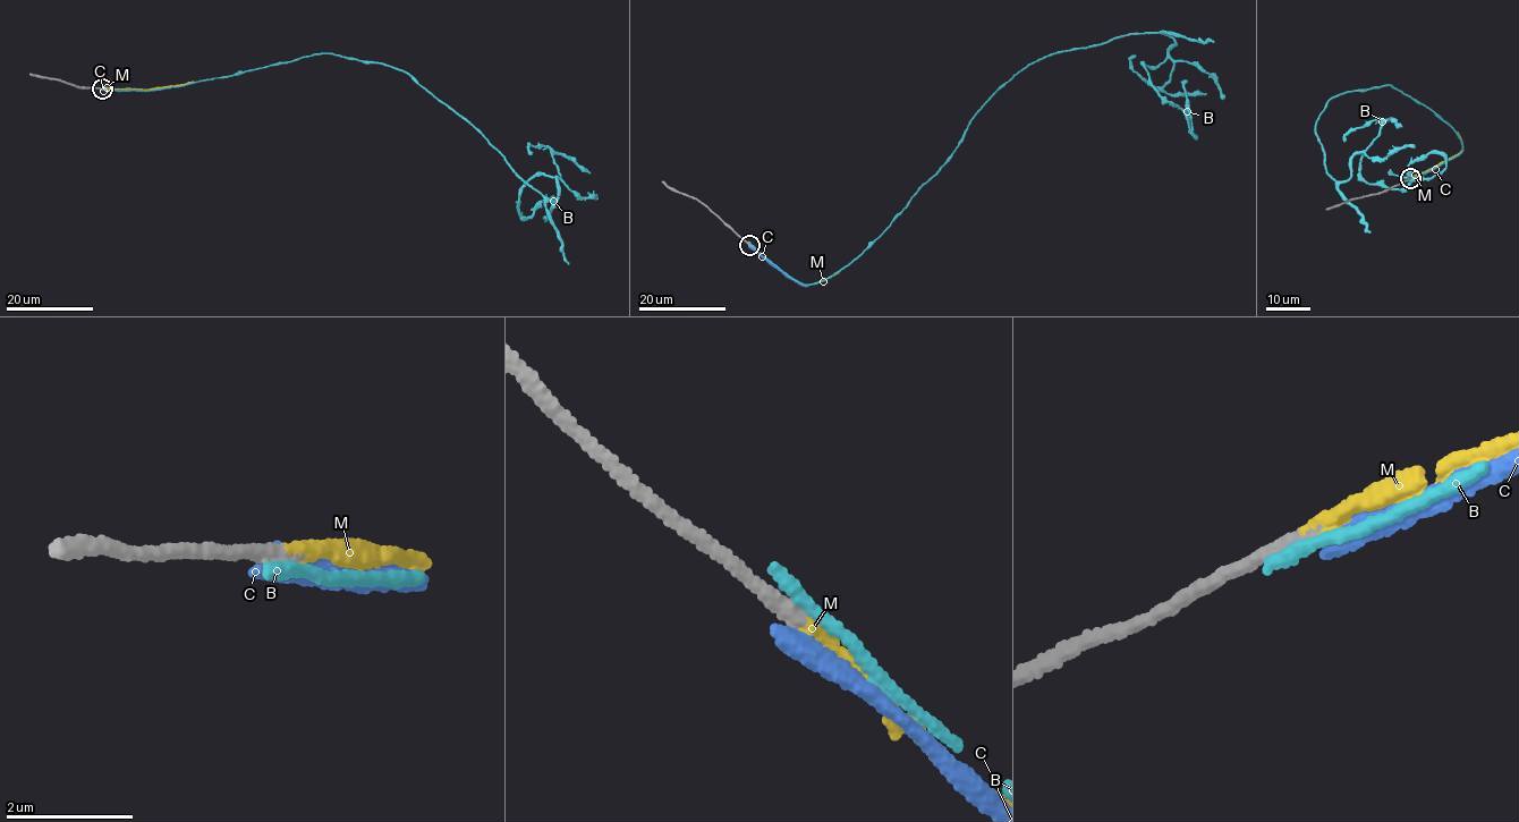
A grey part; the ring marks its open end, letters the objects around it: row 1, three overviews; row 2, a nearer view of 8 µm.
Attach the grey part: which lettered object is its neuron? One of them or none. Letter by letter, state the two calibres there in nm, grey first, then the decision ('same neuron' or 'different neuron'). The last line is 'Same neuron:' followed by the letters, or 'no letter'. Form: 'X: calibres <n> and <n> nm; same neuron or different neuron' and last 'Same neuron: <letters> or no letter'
B: calibres 280 and 240 nm; different neuron
C: calibres 280 and 440 nm; different neuron
M: calibres 280 and 280 nm; same neuron
Same neuron: M

